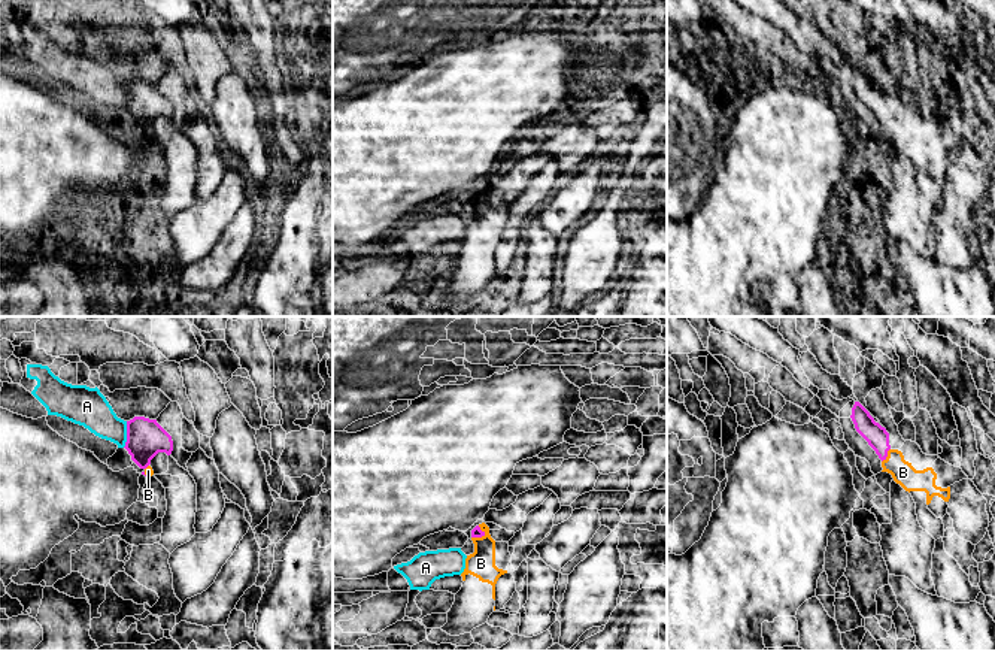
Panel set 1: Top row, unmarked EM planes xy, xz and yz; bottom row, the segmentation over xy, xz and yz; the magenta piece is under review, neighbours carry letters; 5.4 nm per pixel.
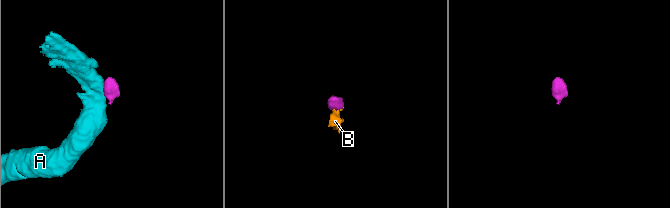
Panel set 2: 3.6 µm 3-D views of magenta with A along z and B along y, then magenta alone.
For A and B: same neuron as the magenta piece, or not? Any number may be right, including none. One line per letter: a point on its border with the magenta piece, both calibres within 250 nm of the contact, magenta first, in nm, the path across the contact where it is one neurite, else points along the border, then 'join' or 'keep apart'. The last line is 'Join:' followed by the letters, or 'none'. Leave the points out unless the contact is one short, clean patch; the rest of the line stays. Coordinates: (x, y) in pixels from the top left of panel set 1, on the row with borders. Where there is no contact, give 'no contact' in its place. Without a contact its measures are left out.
A: meets magenta in xy at (127, 435); 200 nm thick on the magenta side, 200 nm on the other; border along xy (127, 421), (127, 441), (123, 447); keep apart
B: meets magenta in yz at (886, 456); 120 nm thick on the magenta side, 120 nm on the other; runs through yz (877, 438), (886, 456), (903, 472); join
Join: B

